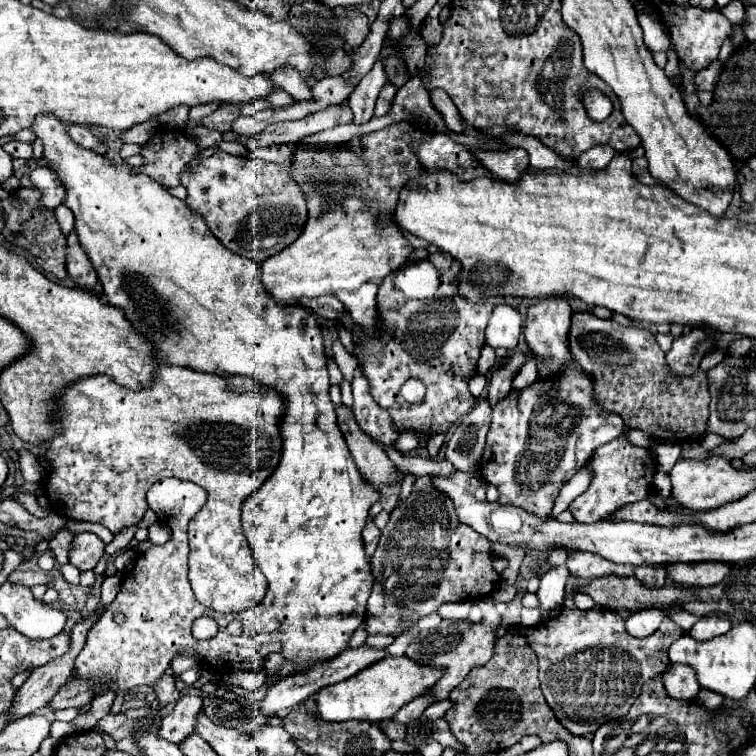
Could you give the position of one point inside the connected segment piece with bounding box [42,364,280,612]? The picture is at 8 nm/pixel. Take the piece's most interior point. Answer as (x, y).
(112, 443)

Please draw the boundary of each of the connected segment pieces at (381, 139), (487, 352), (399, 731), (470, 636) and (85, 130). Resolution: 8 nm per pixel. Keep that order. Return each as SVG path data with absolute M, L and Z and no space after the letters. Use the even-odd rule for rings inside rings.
M400 122L400 124L388 126L388 128L384 128L384 130L380 130L380 132L372 132L372 134L368 134L368 136L362 136L362 148L364 148L364 154L362 154L362 156L356 156L356 154L350 150L350 144L348 144L348 142L346 142L346 144L330 144L330 146L324 146L324 148L320 148L320 150L298 150L298 152L294 152L294 164L292 164L294 172L292 172L292 178L296 180L296 184L298 184L300 188L304 188L304 194L308 194L308 224L304 226L304 232L298 236L298 240L296 240L292 246L288 246L288 248L284 248L282 252L266 258L266 260L260 264L260 274L258 274L258 276L260 276L266 292L268 292L276 302L290 306L290 304L300 304L300 298L304 298L304 296L306 296L306 298L318 298L318 296L324 296L324 294L334 294L332 290L358 290L364 282L368 282L368 280L382 280L384 276L388 276L390 272L398 270L398 268L406 262L408 254L412 252L412 246L410 246L410 242L404 238L404 232L400 232L400 230L396 228L396 224L392 224L392 208L396 206L396 194L398 194L398 190L396 190L396 178L404 178L404 180L398 180L398 182L402 184L402 182L406 182L410 176L416 174L416 164L418 164L418 160L416 160L416 156L412 154L412 142L418 142L422 136L426 136L426 132L424 132L416 122L412 122L412 124L410 124L410 122Z
M484 346L484 348L482 348L482 354L480 354L480 360L478 360L478 372L488 374L488 372L494 368L494 364L496 364L496 354L494 354L494 350L490 350L488 346Z
M384 722L384 724L380 724L380 728L386 732L386 736L388 736L390 740L404 740L404 736L406 736L406 726L404 726L404 724Z
M444 620L438 630L420 632L410 642L406 656L418 664L436 666L436 668L444 670L442 678L428 690L428 694L432 694L436 700L446 700L448 694L468 676L468 672L472 668L486 664L492 656L492 646L496 640L494 628L496 628L496 624L488 624L488 622L470 624L468 620Z
M68 124L68 132L72 136L72 140L84 148L96 148L100 144L100 140L92 134L92 130L88 126L82 124Z

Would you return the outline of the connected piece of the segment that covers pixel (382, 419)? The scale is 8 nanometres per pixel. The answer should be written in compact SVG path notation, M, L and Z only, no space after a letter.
M362 366L354 370L352 394L354 394L352 414L358 426L374 440L380 440L384 444L394 444L396 436L400 434L392 432L392 420L388 420L388 412L382 412L382 408L370 396L370 384L368 384L368 378L364 376Z

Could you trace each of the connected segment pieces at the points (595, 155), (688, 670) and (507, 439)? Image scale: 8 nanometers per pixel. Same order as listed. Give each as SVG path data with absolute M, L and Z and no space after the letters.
M608 145L595 146L584 153L576 160L580 168L590 168L590 170L604 170L610 160L614 158L616 152Z
M668 664L664 672L664 686L672 698L692 700L700 692L696 670L690 664Z
M568 362L558 376L554 376L554 378L540 378L540 380L536 380L534 384L530 384L530 386L526 386L526 388L522 388L522 390L514 390L514 388L512 388L506 398L498 400L498 402L492 406L492 426L490 426L490 432L488 432L488 436L486 436L486 450L484 450L484 456L482 456L480 474L484 476L484 480L486 480L488 484L496 486L496 490L498 490L498 494L500 494L500 496L498 496L498 502L500 502L500 504L524 508L526 512L532 512L534 516L548 518L550 512L552 512L554 500L558 498L560 488L592 458L592 454L596 452L596 448L600 448L600 446L604 446L604 444L612 442L616 436L622 436L622 434L624 434L624 422L622 422L620 414L608 412L606 408L602 408L602 406L598 404L596 396L594 396L594 380L580 370L580 364L578 364L578 362Z

